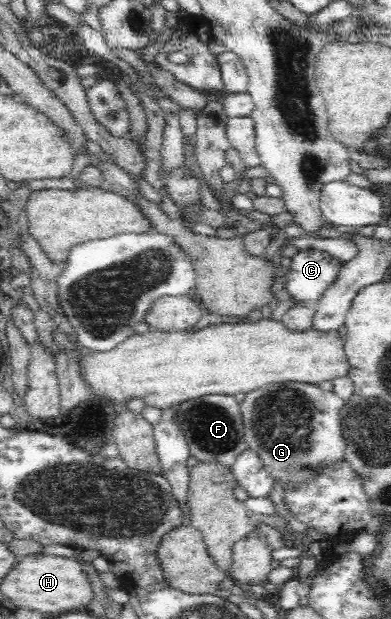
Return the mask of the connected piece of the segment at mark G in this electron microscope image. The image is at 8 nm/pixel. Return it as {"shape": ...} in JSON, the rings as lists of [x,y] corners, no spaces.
{"shape":[[[275,383],[262,385],[249,390],[239,404],[244,425],[244,438],[248,449],[253,450],[259,458],[267,475],[277,485],[283,487],[285,493],[293,493],[315,483],[325,471],[339,469],[346,462],[347,442],[343,437],[341,409],[344,401],[336,392],[325,392],[317,384],[312,383]]]}

